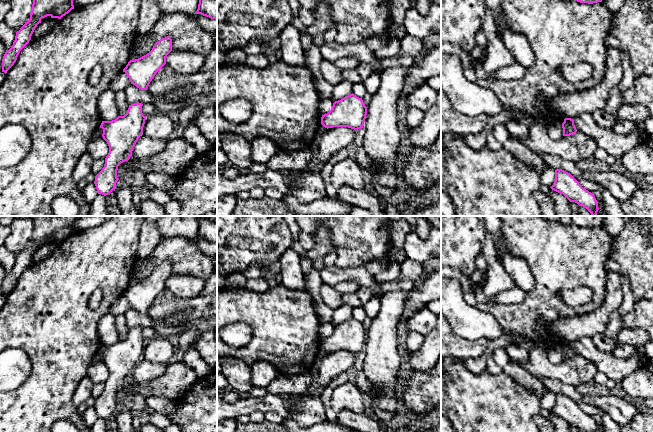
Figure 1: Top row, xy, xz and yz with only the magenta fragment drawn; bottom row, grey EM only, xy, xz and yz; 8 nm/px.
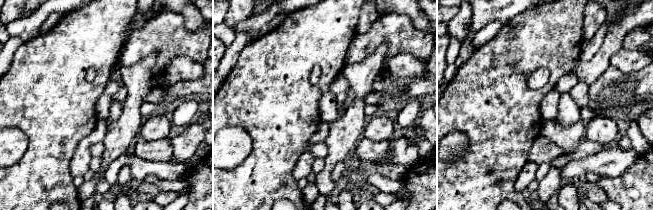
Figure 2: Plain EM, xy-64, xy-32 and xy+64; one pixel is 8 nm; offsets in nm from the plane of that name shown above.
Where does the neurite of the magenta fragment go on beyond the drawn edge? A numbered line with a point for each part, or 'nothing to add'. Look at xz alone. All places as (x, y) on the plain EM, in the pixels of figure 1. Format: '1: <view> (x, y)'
nothing to add

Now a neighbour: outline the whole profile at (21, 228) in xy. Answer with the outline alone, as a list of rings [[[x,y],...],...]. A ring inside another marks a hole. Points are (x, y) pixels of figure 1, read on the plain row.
[[[14,217],[10,225],[10,234],[5,240],[4,246],[15,256],[30,243],[33,223],[29,218]]]

